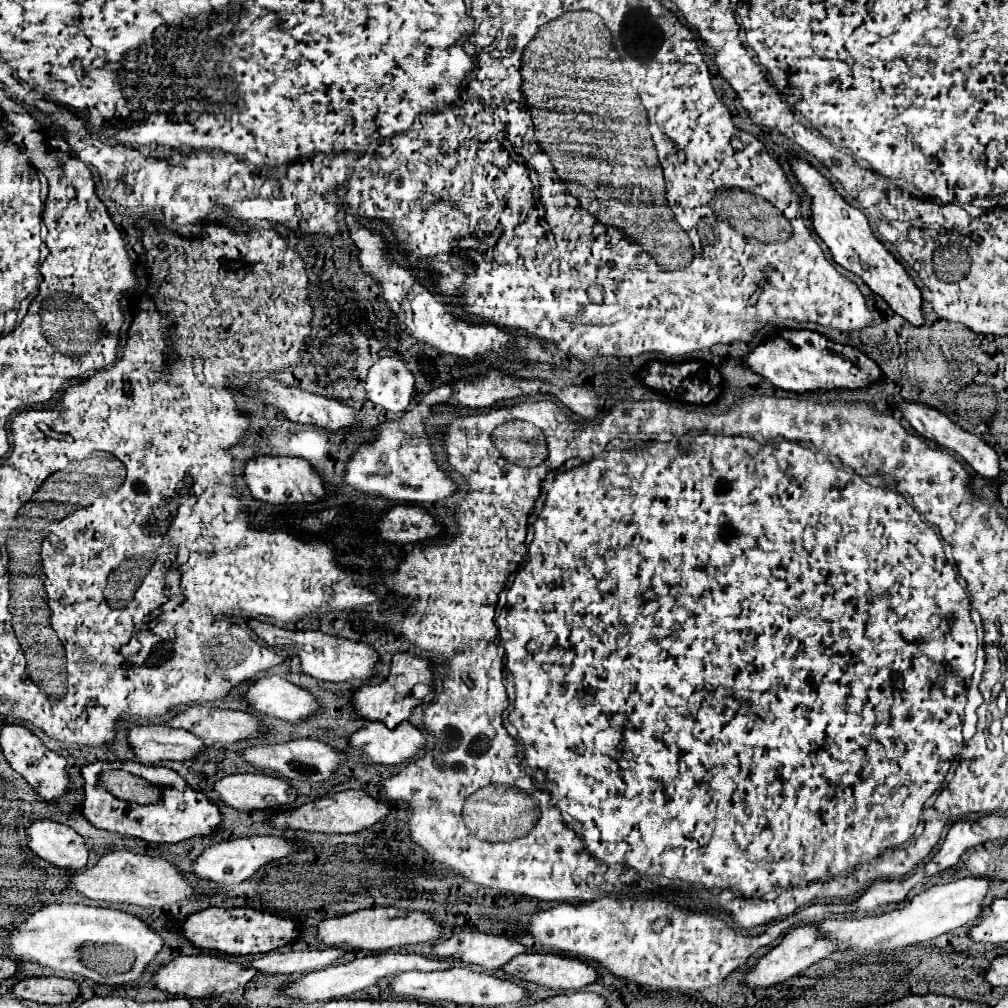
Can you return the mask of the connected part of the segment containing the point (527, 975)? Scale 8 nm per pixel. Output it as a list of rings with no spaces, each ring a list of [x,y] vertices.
[[[521,953],[501,969],[519,981],[563,991],[589,985],[597,977],[591,965],[551,953]]]

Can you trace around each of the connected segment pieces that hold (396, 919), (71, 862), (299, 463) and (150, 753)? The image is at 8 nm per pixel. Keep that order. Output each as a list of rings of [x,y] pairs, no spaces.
[[[379,907],[379,909],[365,909],[355,911],[351,915],[323,919],[317,925],[317,941],[321,941],[325,947],[349,947],[353,951],[387,951],[401,945],[413,945],[413,943],[425,943],[431,939],[437,939],[441,935],[441,927],[429,919],[423,913],[411,913],[397,907]]]
[[[37,819],[25,829],[25,835],[29,839],[29,849],[57,867],[79,871],[87,865],[83,837],[63,823]]]
[[[257,455],[257,461],[247,459],[243,479],[245,479],[245,485],[249,487],[249,491],[255,499],[265,501],[265,503],[273,503],[273,505],[311,503],[311,501],[317,501],[325,495],[323,481],[315,475],[311,465],[305,459],[295,459],[295,457]]]
[[[135,725],[129,729],[129,745],[143,765],[165,759],[191,759],[201,747],[201,739],[185,729],[165,725]]]

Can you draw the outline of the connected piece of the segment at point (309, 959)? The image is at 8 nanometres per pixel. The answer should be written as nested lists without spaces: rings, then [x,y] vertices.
[[[311,949],[311,951],[289,951],[289,953],[267,953],[261,959],[251,961],[251,967],[265,975],[277,973],[309,973],[331,965],[343,955],[341,949]]]

